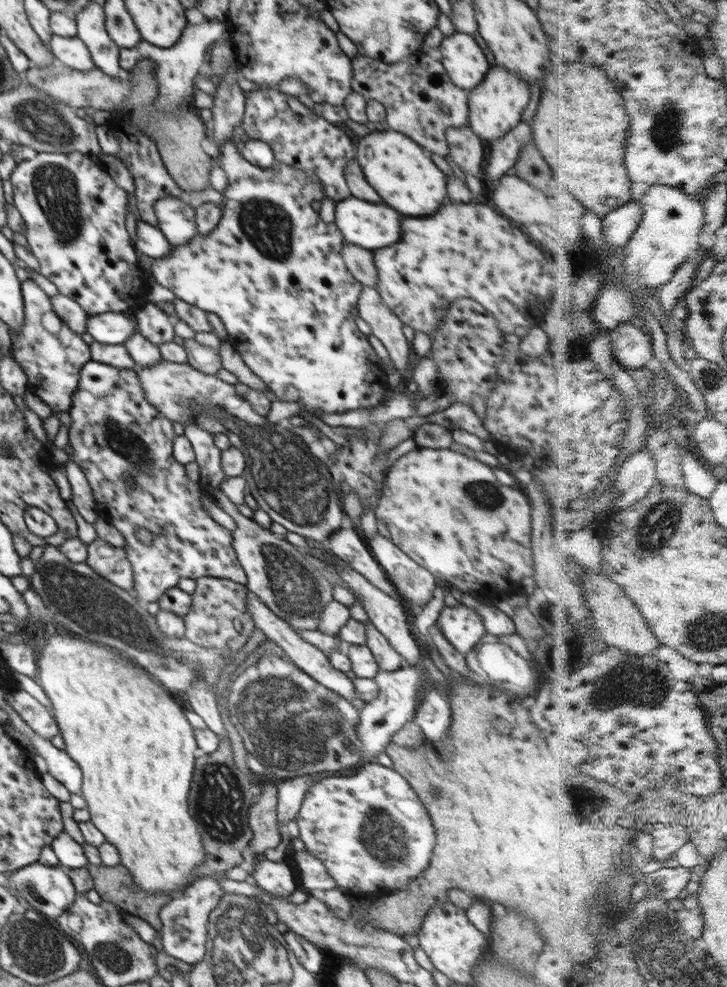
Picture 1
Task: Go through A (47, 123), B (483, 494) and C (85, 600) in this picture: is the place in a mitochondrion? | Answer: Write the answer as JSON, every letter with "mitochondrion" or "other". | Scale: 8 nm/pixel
{"A":"mitochondrion","B":"mitochondrion","C":"mitochondrion"}

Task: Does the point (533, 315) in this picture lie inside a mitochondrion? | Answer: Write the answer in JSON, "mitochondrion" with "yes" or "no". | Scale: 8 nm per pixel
{"mitochondrion":"no"}

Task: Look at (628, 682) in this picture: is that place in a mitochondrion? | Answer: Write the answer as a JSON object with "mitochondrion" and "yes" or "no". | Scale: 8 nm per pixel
{"mitochondrion":"yes"}

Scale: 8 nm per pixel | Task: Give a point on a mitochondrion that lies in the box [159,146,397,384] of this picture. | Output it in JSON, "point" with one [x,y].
{"point":[269,227]}

